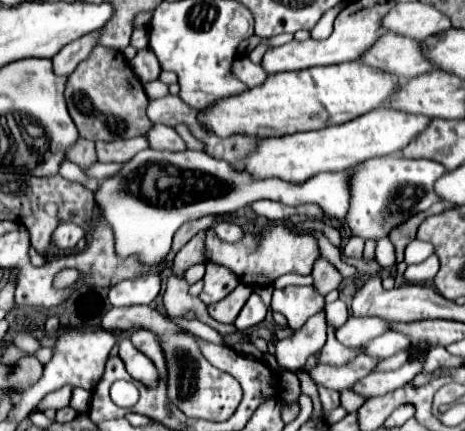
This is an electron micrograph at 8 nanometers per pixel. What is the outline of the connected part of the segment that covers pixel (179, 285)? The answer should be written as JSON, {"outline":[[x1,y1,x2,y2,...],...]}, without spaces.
{"outline":[[171,275,166,282,165,294,163,294,163,304,169,316,175,318,185,318,187,312,193,312,197,320,209,324,211,328,215,328,221,334,233,334,239,332,233,324,221,324,217,320,213,320,208,313,207,305,203,304,199,298,189,294,189,284,186,280]]}

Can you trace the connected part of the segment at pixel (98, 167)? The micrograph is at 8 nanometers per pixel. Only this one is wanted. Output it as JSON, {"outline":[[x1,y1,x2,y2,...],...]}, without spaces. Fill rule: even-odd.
{"outline":[[93,162,85,172,87,178,97,178,97,180,103,180,103,178,109,178,113,176,117,170,121,168,121,164,101,164,101,162]]}

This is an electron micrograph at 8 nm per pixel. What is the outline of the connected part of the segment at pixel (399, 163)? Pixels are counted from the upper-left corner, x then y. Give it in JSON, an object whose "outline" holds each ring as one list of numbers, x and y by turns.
{"outline":[[381,156,365,160,353,168,349,168,349,210,345,214,345,222,351,228,351,232,363,240,379,240,387,238,393,228,409,220,421,210,427,210,431,204,437,202,437,196,433,192,433,184,437,178,445,174,445,168,441,164,435,164,433,160,407,160,401,156]]}

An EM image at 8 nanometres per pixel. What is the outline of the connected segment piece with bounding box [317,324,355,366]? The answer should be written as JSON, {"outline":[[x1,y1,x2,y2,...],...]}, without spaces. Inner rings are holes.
{"outline":[[329,324,327,325,327,342,325,342,325,346,323,346,323,350,321,350,319,358,317,358,317,364,331,364,331,366,337,364,337,366,343,366,343,364,347,364,355,356,355,352,345,348,343,344,339,344,337,338,335,338,335,329,329,326]]}

